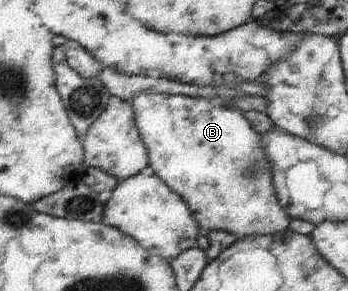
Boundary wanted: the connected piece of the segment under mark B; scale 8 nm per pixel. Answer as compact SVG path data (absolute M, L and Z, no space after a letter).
M139 92L136 96L131 98L131 107L136 128L139 130L141 141L147 150L149 171L155 174L159 179L162 179L162 182L166 183L166 186L170 187L171 191L174 191L186 201L194 220L203 231L221 230L234 234L237 239L241 239L252 235L266 236L276 233L281 234L289 228L290 219L278 204L271 181L272 172L268 158L265 157L265 152L262 150L259 135L252 130L252 127L250 127L248 121L244 118L244 115L240 113L240 110L224 107L224 105L220 105L217 101L213 102L205 98L145 92Z

